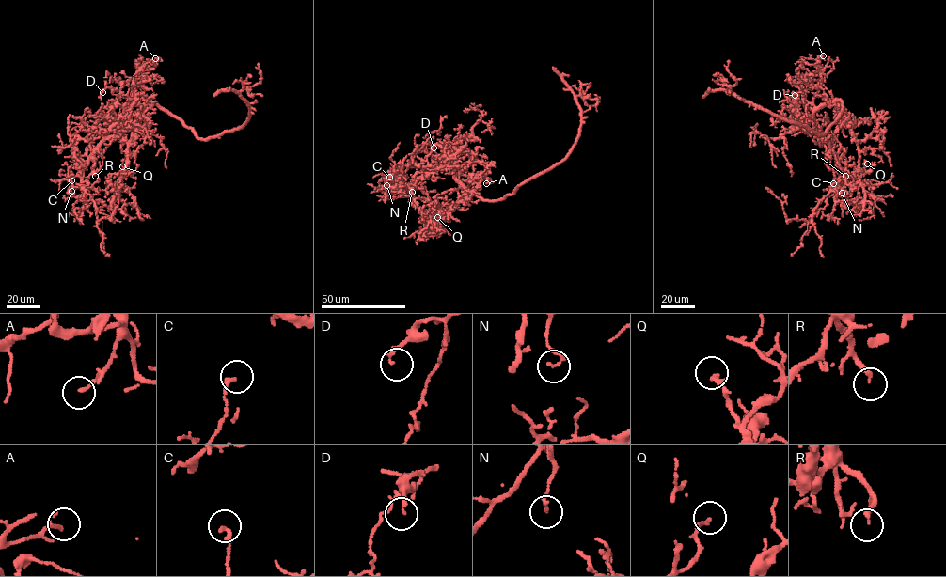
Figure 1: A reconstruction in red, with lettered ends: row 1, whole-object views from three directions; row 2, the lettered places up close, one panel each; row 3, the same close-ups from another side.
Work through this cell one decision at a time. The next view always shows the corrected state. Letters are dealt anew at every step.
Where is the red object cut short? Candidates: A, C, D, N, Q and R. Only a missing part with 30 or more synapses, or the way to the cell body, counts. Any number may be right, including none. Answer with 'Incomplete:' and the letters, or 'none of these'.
Incomplete: R

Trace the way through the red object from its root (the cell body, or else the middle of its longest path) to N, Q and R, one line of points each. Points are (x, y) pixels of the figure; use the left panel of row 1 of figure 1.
N: (149, 104), (129, 106), (90, 157), (83, 175), (71, 179), (71, 191)
Q: (149, 104), (142, 108), (134, 125), (128, 146), (126, 171), (122, 166)
R: (149, 104), (132, 104), (109, 131), (92, 156), (95, 176)

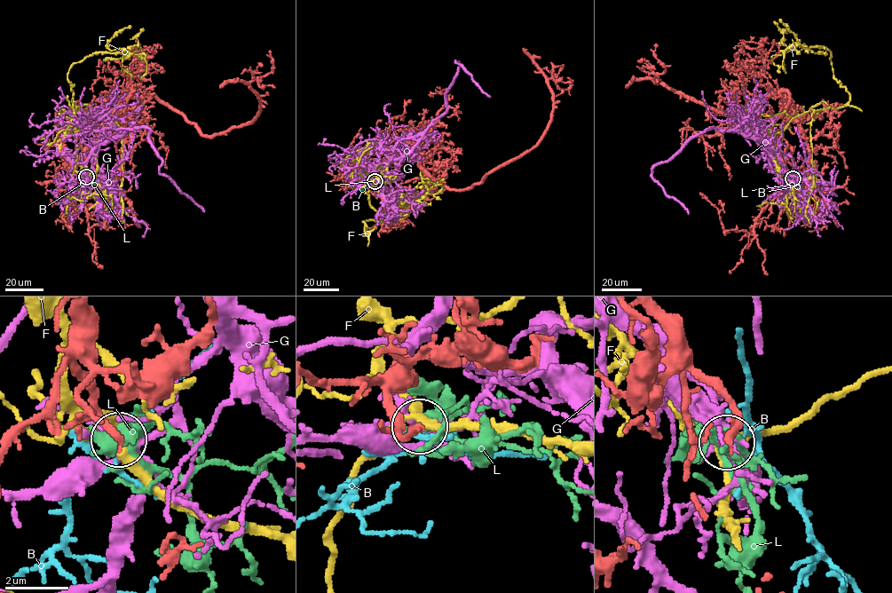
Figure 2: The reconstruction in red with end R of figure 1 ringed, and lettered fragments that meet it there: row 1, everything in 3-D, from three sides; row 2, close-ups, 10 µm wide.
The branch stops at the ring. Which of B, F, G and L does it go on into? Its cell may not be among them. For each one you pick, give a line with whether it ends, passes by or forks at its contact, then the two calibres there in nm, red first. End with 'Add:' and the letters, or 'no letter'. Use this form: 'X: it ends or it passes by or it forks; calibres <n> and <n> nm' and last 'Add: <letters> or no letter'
L: it forks; calibres 260 and 340 nm
Add: L

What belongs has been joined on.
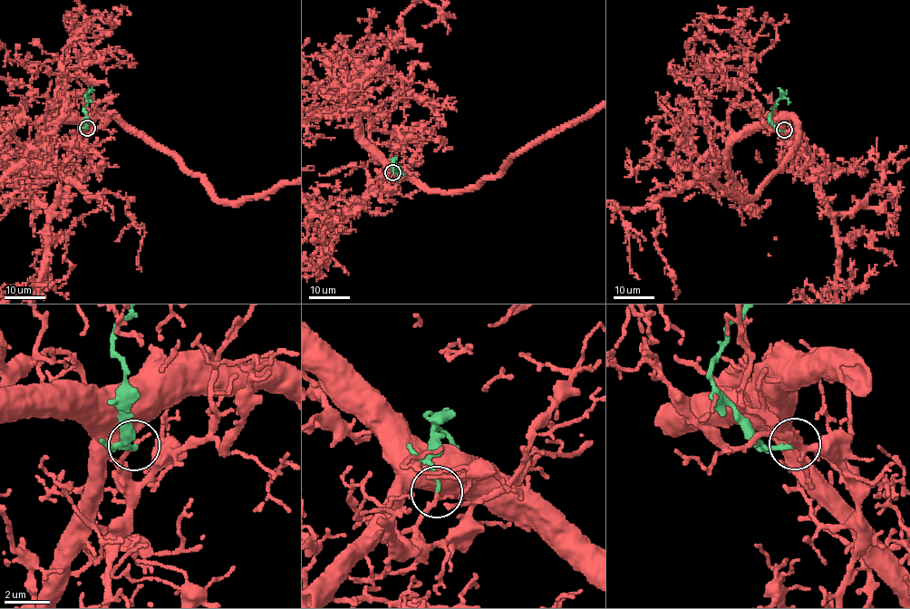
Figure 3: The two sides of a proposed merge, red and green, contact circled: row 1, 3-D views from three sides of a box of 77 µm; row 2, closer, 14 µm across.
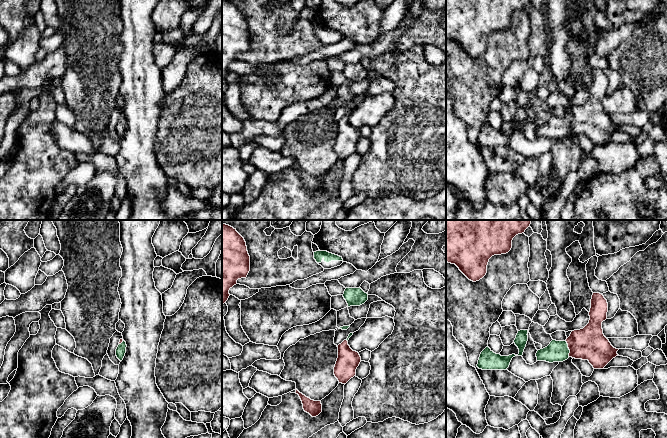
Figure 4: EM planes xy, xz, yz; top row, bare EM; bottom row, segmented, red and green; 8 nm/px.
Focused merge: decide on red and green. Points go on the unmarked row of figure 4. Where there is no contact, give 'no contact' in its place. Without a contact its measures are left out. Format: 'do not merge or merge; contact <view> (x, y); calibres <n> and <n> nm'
merge; contact yz (568, 123); calibres 260 and 180 nm

